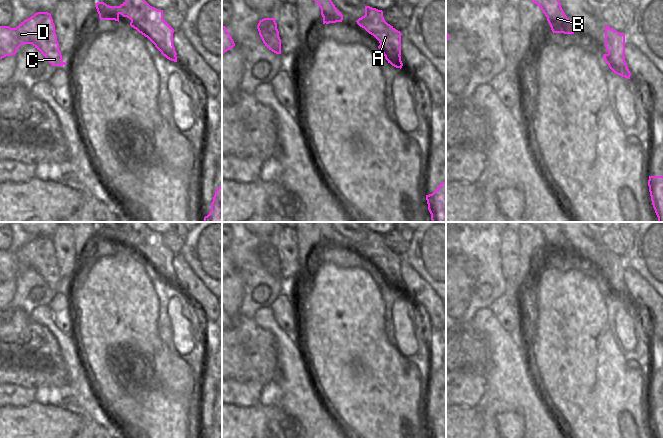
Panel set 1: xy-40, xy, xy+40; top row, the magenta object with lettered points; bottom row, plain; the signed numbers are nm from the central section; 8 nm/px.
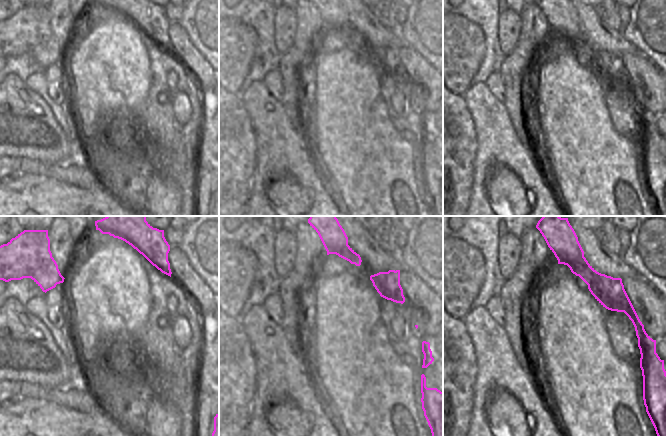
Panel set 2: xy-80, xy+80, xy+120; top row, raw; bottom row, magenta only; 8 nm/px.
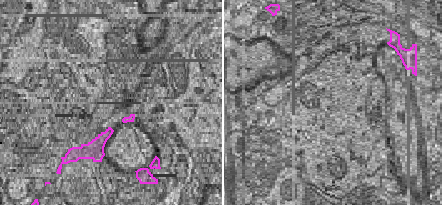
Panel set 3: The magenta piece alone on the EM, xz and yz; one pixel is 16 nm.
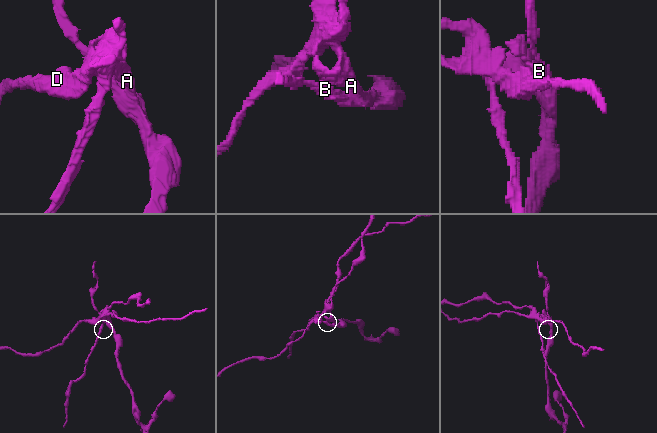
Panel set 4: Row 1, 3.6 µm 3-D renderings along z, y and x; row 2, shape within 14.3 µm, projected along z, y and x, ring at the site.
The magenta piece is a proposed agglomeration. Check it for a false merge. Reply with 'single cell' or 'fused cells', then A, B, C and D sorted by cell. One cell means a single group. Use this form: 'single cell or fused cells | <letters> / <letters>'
fused cells | A C D / B

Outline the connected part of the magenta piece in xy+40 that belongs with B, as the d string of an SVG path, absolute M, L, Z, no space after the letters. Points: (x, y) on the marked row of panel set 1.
M531 0L545 14L554 33L574 34L575 25L565 15L559 0Z

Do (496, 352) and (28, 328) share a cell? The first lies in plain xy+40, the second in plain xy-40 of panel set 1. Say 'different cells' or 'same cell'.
different cells

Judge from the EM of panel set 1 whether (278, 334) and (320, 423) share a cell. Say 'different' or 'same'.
same

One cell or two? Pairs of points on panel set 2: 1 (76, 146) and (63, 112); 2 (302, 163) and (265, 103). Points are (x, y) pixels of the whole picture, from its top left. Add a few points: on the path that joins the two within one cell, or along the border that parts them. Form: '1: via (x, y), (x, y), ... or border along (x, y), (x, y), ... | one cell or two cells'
1: via (74, 138), (66, 120) | one cell
2: via (287, 148), (275, 136), (269, 118) | one cell

